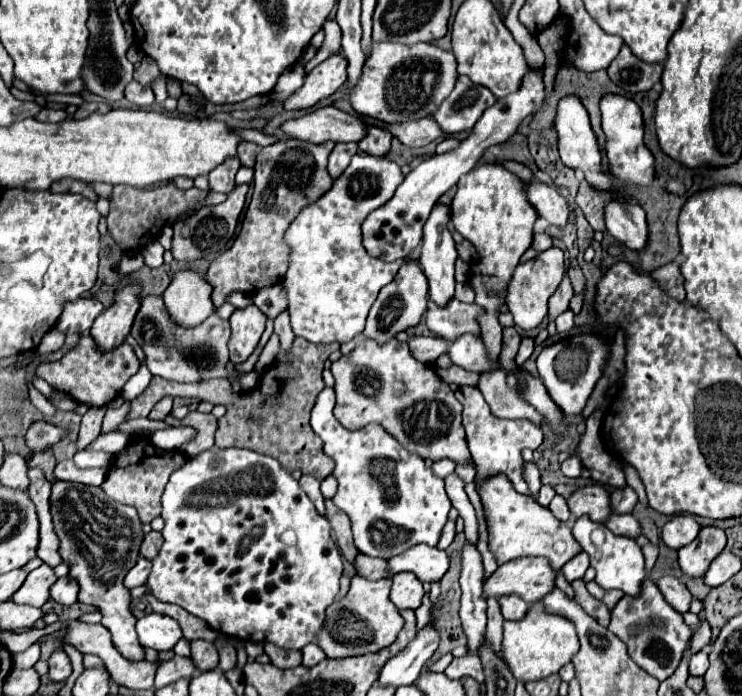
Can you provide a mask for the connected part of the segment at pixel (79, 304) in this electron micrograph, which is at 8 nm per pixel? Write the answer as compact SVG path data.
M96 297L76 299L76 301L64 305L64 311L62 311L56 327L58 327L64 335L88 331L88 329L92 327L94 319L96 319L102 311L104 311L104 305L102 305Z

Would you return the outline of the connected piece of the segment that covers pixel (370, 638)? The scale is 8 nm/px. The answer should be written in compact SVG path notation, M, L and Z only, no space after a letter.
M360 575L352 577L348 593L326 609L326 623L322 631L318 631L316 635L316 643L318 647L322 647L328 659L344 659L376 653L394 643L396 635L404 625L404 619L390 601L390 587L392 579L368 581Z

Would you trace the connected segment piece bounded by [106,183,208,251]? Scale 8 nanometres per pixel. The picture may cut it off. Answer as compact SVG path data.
M166 183L166 185L154 187L154 189L114 187L112 199L110 199L110 213L106 217L108 231L110 231L112 239L124 251L140 251L160 235L160 227L164 227L172 219L180 217L182 213L190 211L206 195L208 195L208 191L200 191L196 187L192 187L188 191L180 191L180 189L176 189L174 183Z

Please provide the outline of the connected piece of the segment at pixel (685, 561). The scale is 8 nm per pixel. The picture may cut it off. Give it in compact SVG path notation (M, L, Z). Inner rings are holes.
M702 527L698 539L678 551L678 563L684 575L704 577L710 563L726 547L726 535L716 527Z

